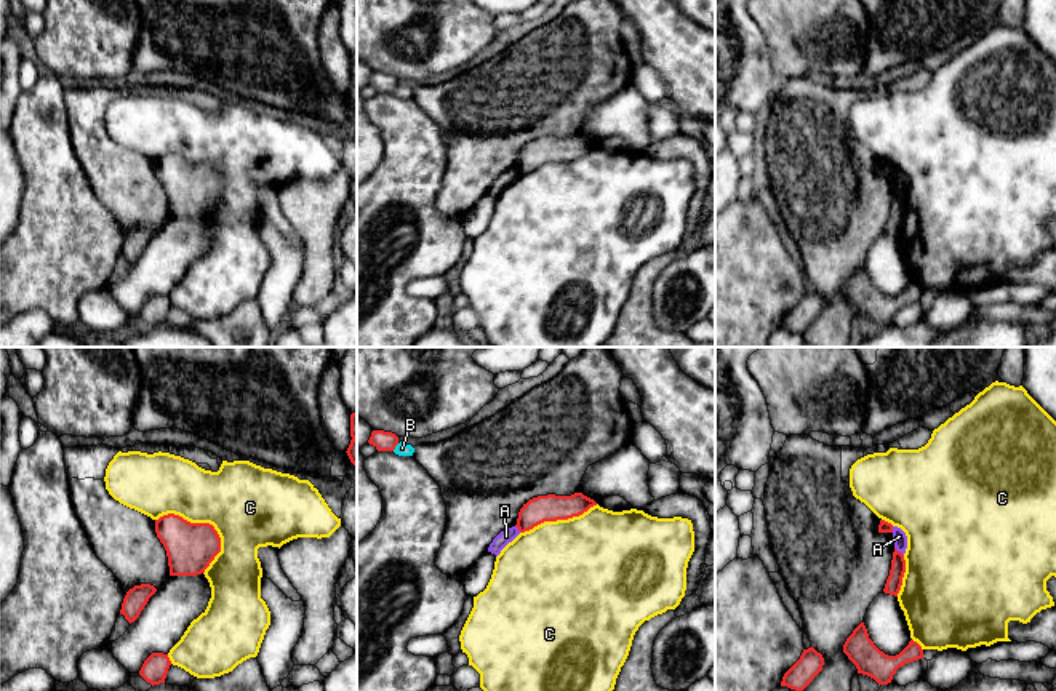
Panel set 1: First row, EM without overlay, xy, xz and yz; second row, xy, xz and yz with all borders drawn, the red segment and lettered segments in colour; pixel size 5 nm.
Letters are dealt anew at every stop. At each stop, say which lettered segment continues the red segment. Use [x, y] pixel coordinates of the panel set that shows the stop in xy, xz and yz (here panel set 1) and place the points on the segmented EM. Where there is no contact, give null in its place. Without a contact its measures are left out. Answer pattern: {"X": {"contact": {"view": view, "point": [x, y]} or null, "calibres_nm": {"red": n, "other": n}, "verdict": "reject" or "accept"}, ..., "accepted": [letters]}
{"A": {"contact": {"view": "yz", "point": [896, 551]}, "calibres_nm": {"red": 80, "other": 70}, "verdict": "reject"}, "B": {"contact": {"view": "xz", "point": [396, 445]}, "calibres_nm": {"red": 100, "other": 70}, "verdict": "reject"}, "C": {"contact": {"view": "xy", "point": [197, 523]}, "calibres_nm": {"red": 240, "other": 380}, "verdict": "reject"}, "accepted": []}

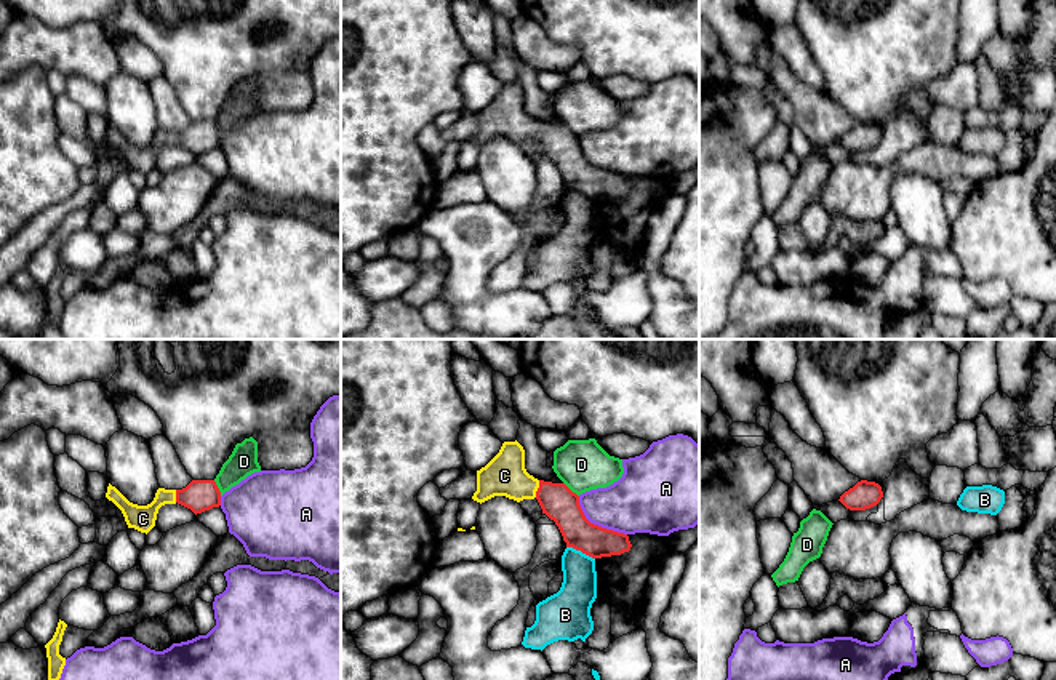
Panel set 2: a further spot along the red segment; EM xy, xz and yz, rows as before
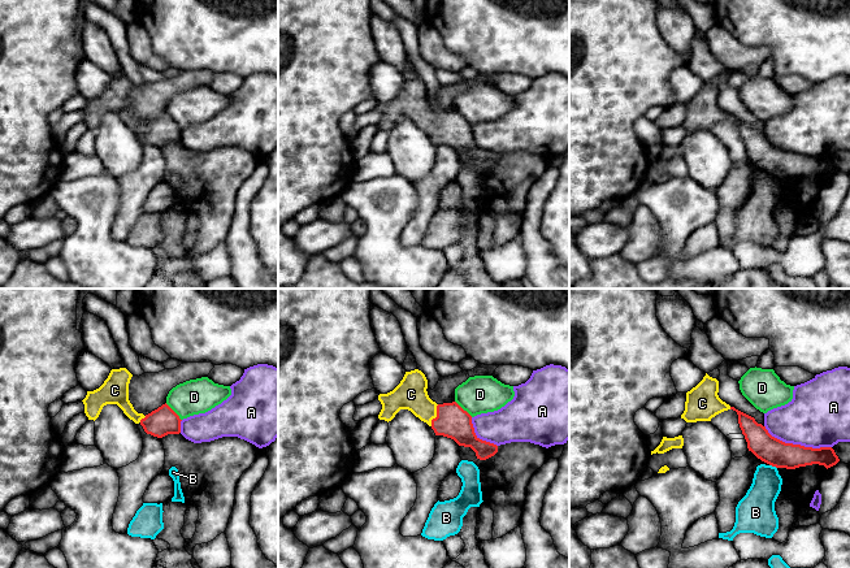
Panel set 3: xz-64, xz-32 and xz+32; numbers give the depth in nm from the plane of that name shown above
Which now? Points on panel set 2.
{"A": {"contact": {"view": "xz", "point": [596, 525]}, "calibres_nm": {"red": 180, "other": 300}, "verdict": "reject"}, "B": {"contact": {"view": "xz", "point": [581, 551]}, "calibres_nm": {"red": 170, "other": 180}, "verdict": "reject"}, "C": {"contact": {"view": "xz", "point": [538, 488]}, "calibres_nm": {"red": 180, "other": 200}, "verdict": "accept"}, "D": {"contact": {"view": "xy", "point": [218, 488]}, "calibres_nm": {"red": 160, "other": 140}, "verdict": "reject"}, "accepted": ["C"]}

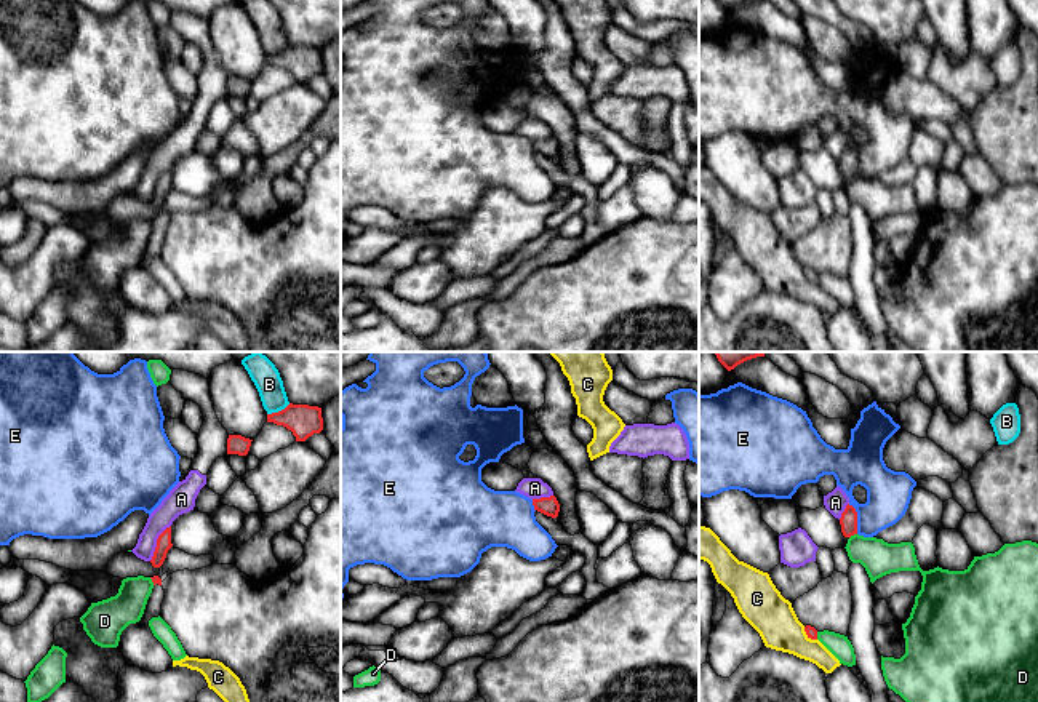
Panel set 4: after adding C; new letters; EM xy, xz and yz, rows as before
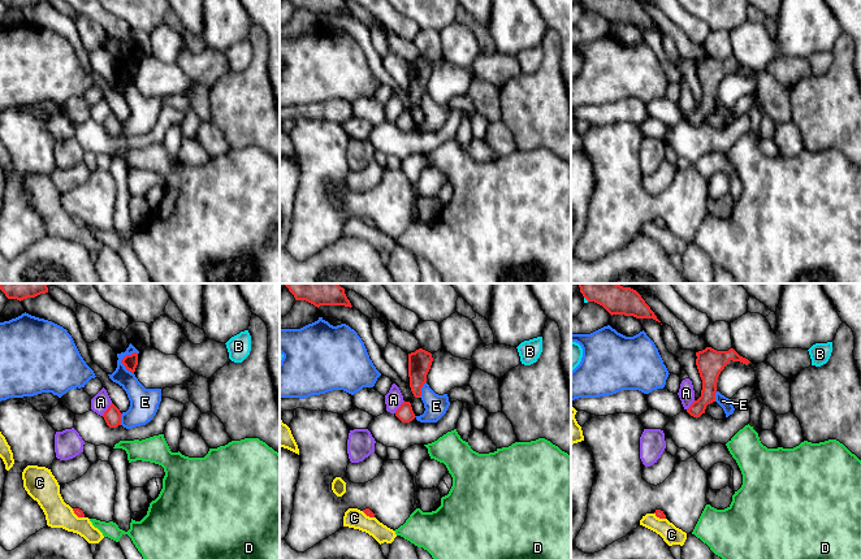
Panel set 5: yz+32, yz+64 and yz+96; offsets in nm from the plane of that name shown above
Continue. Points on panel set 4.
{"A": {"contact": {"view": "xy", "point": [157, 542]}, "calibres_nm": {"red": 80, "other": 140}, "verdict": "reject"}, "B": {"contact": {"view": "xy", "point": [279, 411]}, "calibres_nm": {"red": 160, "other": 140}, "verdict": "reject"}, "C": {"contact": {"view": "yz", "point": [808, 635]}, "calibres_nm": {"red": 60, "other": 220}, "verdict": "reject"}, "D": {"contact": {"view": "yz", "point": [853, 534]}, "calibres_nm": {"red": 90, "other": 170}, "verdict": "reject"}, "E": {"contact": {"view": "yz", "point": [856, 518]}, "calibres_nm": {"red": 90, "other": 220}, "verdict": "reject"}, "accepted": []}

